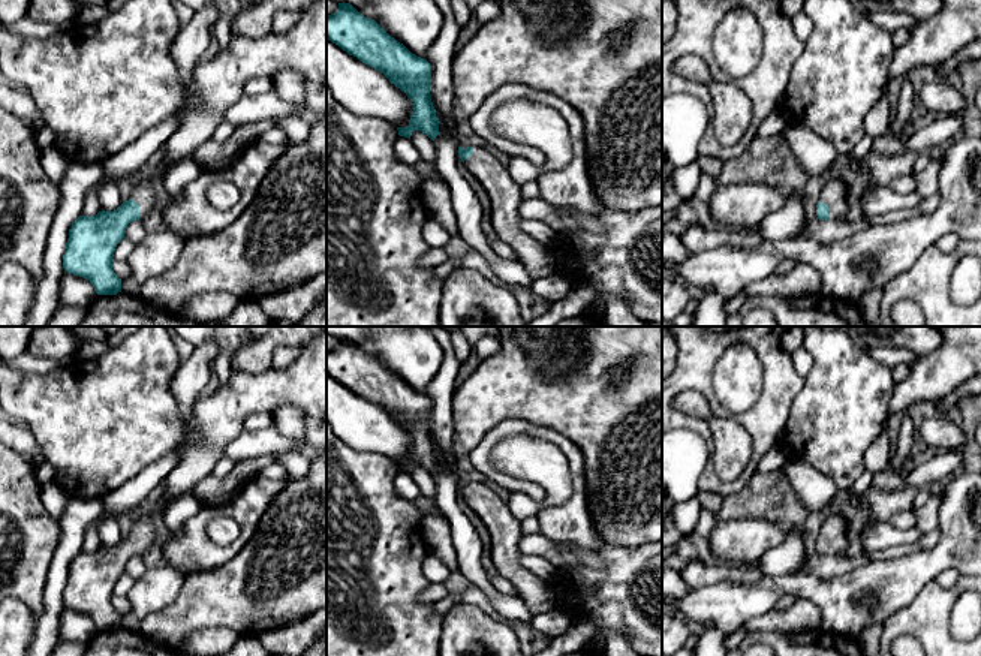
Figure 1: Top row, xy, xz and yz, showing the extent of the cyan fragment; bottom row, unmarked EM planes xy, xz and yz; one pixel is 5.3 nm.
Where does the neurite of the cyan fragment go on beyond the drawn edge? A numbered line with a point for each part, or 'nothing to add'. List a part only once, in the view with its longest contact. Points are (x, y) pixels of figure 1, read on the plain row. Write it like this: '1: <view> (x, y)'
1: xy (144, 532)

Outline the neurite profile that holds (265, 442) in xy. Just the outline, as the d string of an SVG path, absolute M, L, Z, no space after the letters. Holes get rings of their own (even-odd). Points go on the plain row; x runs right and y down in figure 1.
M270 425L255 433L243 431L223 449L223 455L238 463L255 457L298 452L303 442L304 440L289 439Z

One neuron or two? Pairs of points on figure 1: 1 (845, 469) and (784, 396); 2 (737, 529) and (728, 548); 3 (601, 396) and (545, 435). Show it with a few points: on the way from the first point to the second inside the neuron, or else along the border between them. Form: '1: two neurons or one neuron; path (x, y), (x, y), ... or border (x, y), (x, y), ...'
1: two neurons; border (805, 378), (790, 417), (776, 438)
2: one neuron; path (737, 533), (737, 539), (733, 544)
3: two neurons; border (518, 418), (560, 433), (580, 451)

